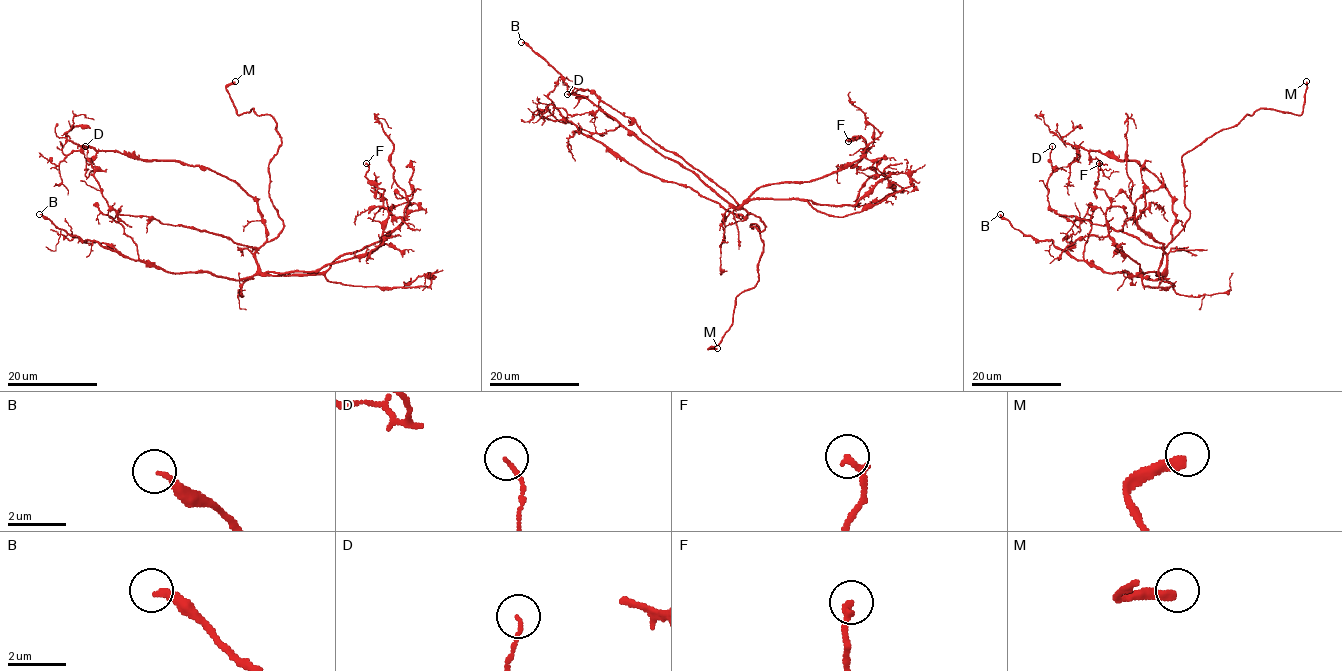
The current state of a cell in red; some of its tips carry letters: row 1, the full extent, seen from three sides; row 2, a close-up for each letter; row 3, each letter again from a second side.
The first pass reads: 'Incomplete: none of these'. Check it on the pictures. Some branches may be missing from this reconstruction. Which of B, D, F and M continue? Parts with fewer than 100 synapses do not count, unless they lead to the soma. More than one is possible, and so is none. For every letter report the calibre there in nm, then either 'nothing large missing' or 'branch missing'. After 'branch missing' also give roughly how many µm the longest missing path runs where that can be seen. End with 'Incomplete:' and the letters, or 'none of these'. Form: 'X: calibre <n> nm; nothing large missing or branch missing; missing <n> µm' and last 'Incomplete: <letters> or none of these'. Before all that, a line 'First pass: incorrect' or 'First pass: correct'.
First pass: incorrect
B: calibre 240 nm; nothing large missing
D: calibre 120 nm; nothing large missing
F: calibre 240 nm; nothing large missing
M: calibre 360 nm; branch missing; missing 5 µm
Incomplete: M

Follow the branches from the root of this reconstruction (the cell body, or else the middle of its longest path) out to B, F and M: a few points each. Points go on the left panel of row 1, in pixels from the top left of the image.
B: (264, 242), (255, 253), (257, 271), (243, 279), (208, 272), (167, 272), (94, 241), (69, 235), (39, 214)
F: (264, 242), (255, 253), (262, 272), (318, 271), (368, 254), (388, 210), (366, 163)
M: (264, 242), (283, 228), (269, 193), (269, 163), (281, 138), (269, 114), (237, 113), (226, 88), (235, 81)

